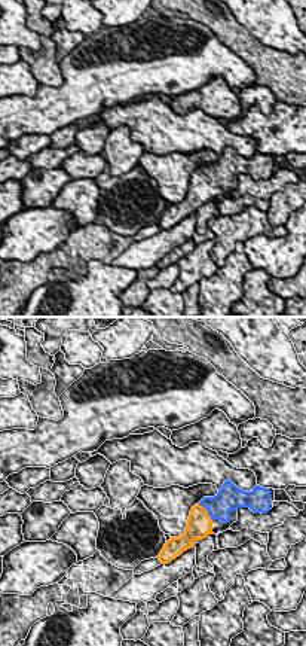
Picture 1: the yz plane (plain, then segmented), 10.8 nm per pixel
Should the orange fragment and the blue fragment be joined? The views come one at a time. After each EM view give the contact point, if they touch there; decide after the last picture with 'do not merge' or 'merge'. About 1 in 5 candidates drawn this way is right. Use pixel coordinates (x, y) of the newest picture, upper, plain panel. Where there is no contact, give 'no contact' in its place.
meets orange at (205, 176)

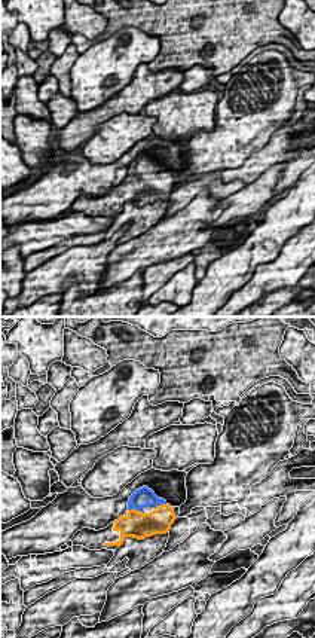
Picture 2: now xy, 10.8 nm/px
meets orange at (132, 176)

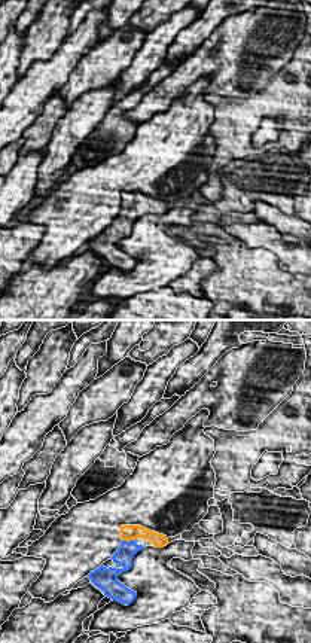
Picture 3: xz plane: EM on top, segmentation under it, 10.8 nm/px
meets orange at (128, 207)

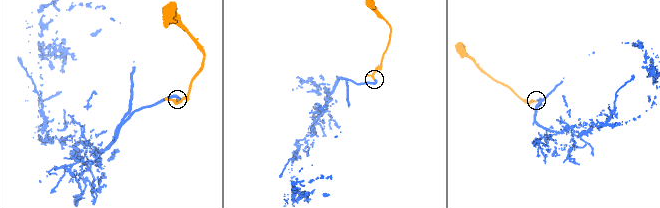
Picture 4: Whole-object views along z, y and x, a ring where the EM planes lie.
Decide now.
merge

